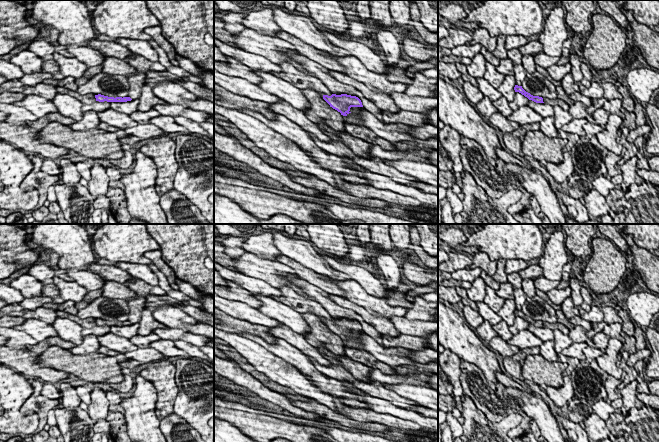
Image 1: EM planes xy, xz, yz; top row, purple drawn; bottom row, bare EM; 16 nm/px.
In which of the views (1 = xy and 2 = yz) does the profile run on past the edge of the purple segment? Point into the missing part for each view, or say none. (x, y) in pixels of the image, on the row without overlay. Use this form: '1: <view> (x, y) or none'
1: none
2: none

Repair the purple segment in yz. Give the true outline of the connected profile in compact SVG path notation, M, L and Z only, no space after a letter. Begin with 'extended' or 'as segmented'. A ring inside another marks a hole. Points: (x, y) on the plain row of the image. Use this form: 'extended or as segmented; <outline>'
as segmented; M515 309L514 314L515 314L515 316L521 317L521 318L524 319L525 321L527 321L529 324L532 324L532 325L534 325L534 326L536 326L536 327L544 327L542 321L531 319L530 317L526 316L526 315L522 312L522 310Z

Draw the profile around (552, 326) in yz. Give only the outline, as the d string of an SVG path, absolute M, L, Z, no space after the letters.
M543 322L543 326L545 328L548 328L551 330L558 329L558 330L562 331L565 335L569 335L570 330L565 325L563 325L559 322L557 322L557 323Z

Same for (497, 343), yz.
M500 336L493 337L488 344L494 350L498 351L501 356L505 357L512 357L520 351L518 347L508 344L507 341L503 340Z

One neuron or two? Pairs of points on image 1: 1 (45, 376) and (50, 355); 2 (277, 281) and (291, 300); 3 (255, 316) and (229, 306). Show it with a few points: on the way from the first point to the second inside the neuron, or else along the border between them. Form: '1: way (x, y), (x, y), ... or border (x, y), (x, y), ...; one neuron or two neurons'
1: border (37, 355), (41, 366), (68, 374); two neurons
2: border (278, 288), (289, 286), (297, 293), (303, 295); two neurons
3: way (249, 314), (235, 309); one neuron

